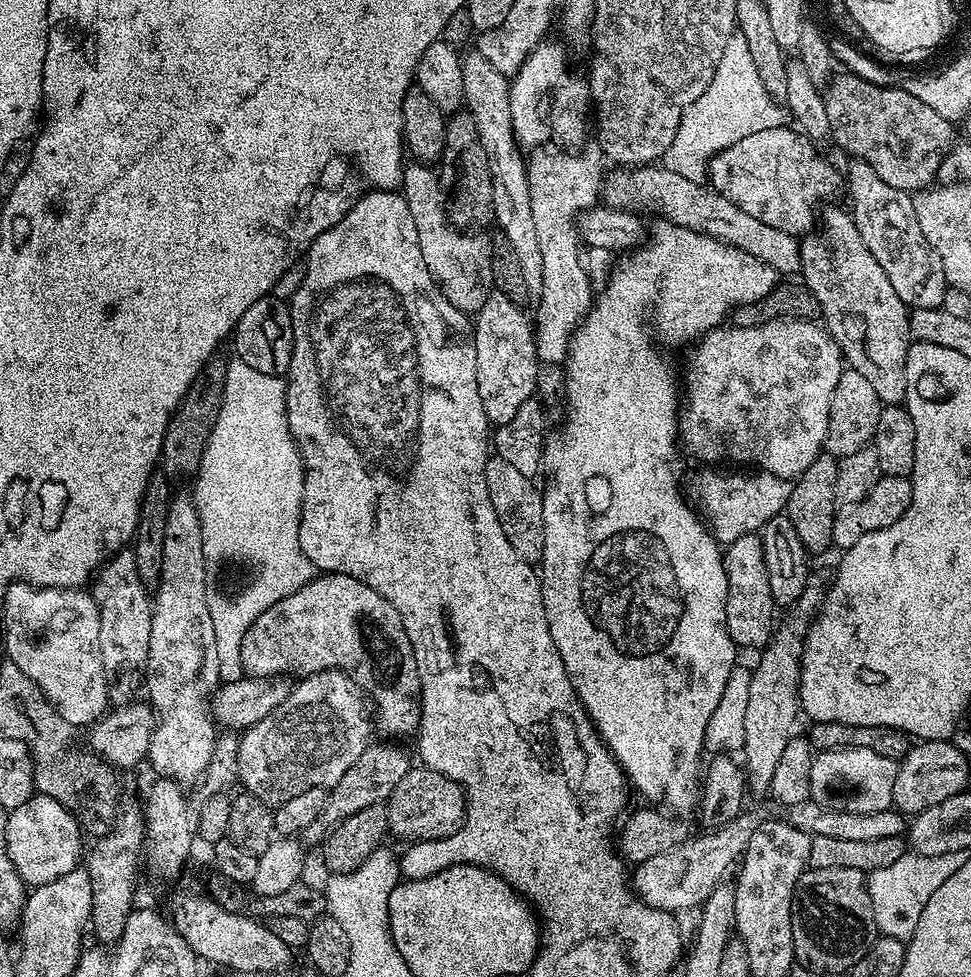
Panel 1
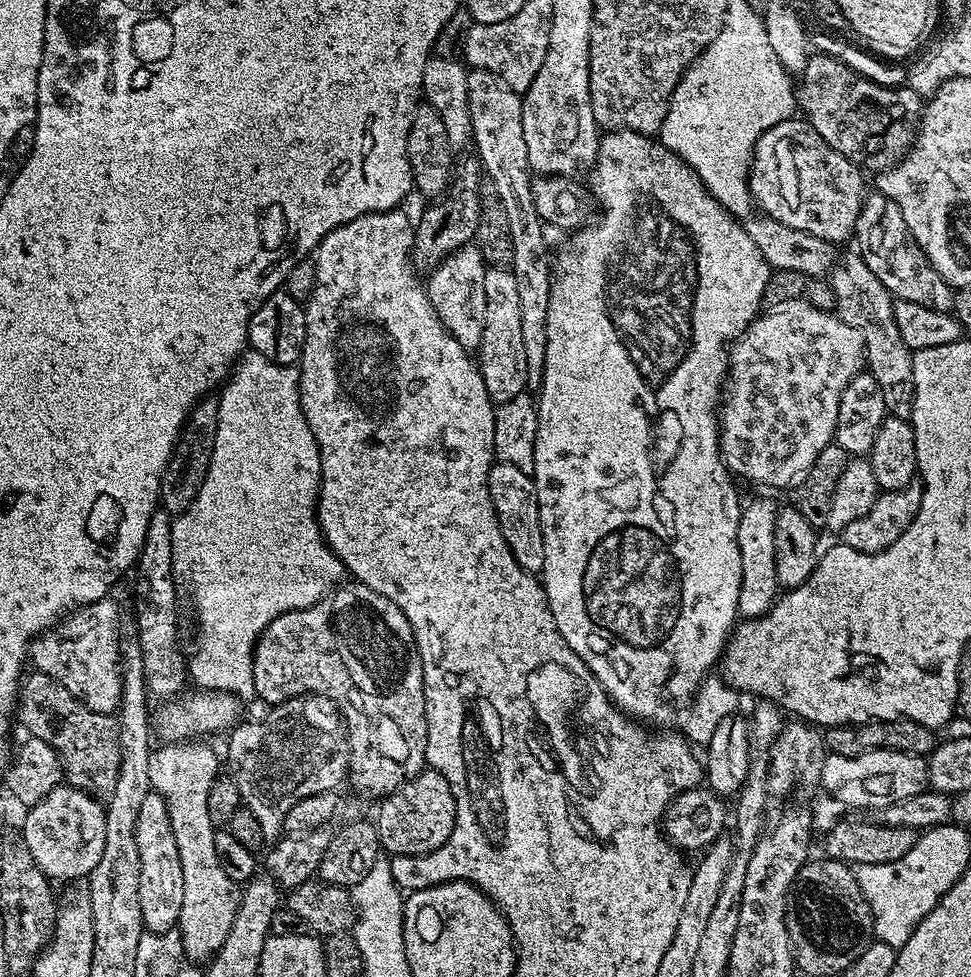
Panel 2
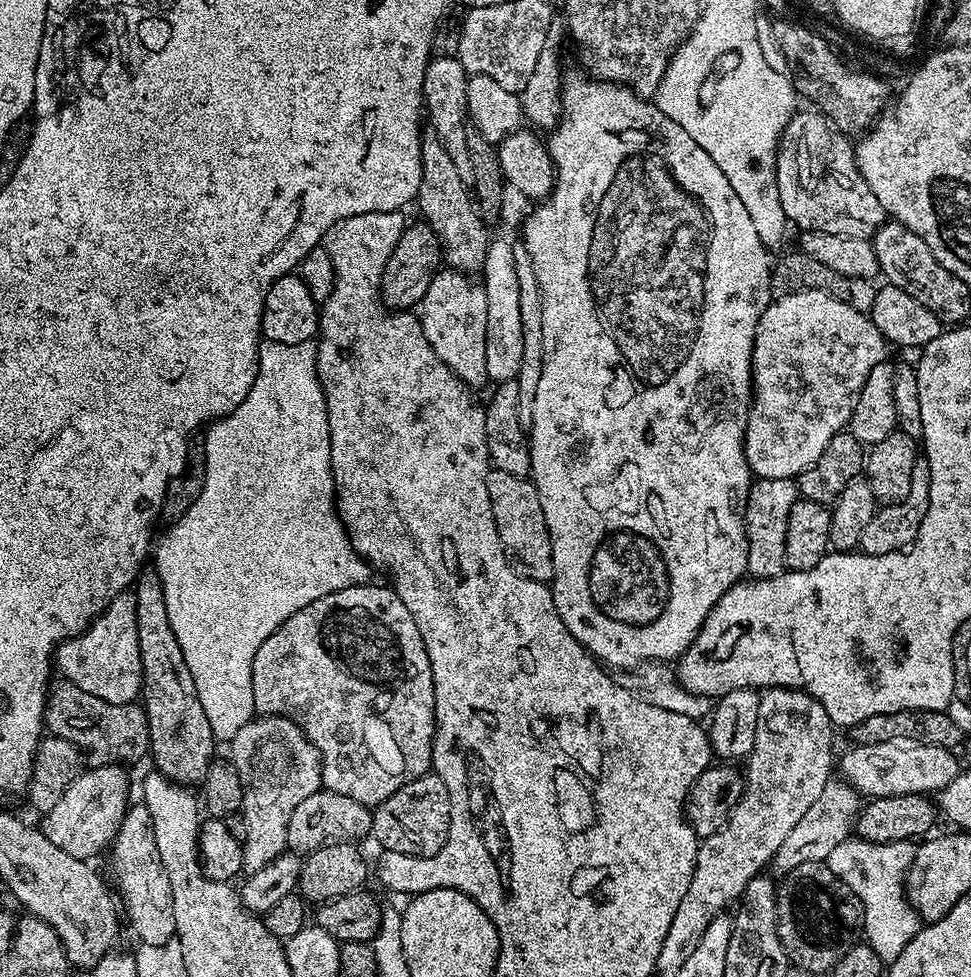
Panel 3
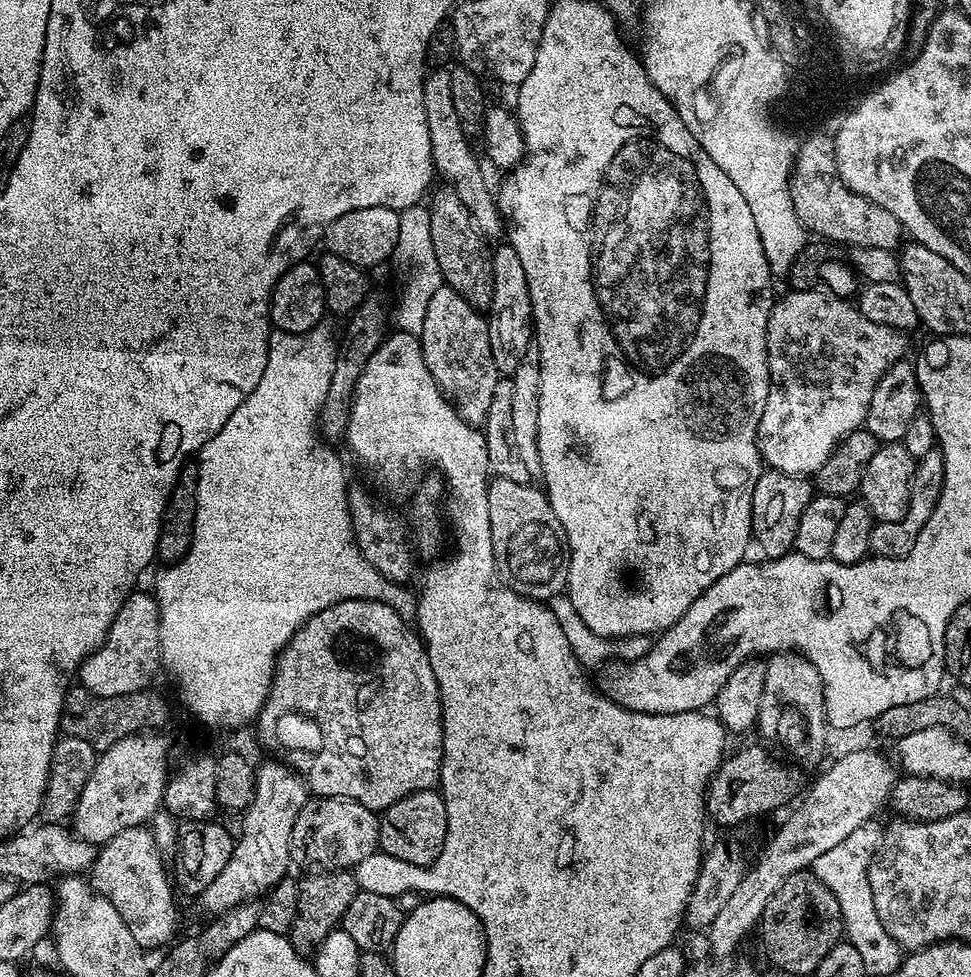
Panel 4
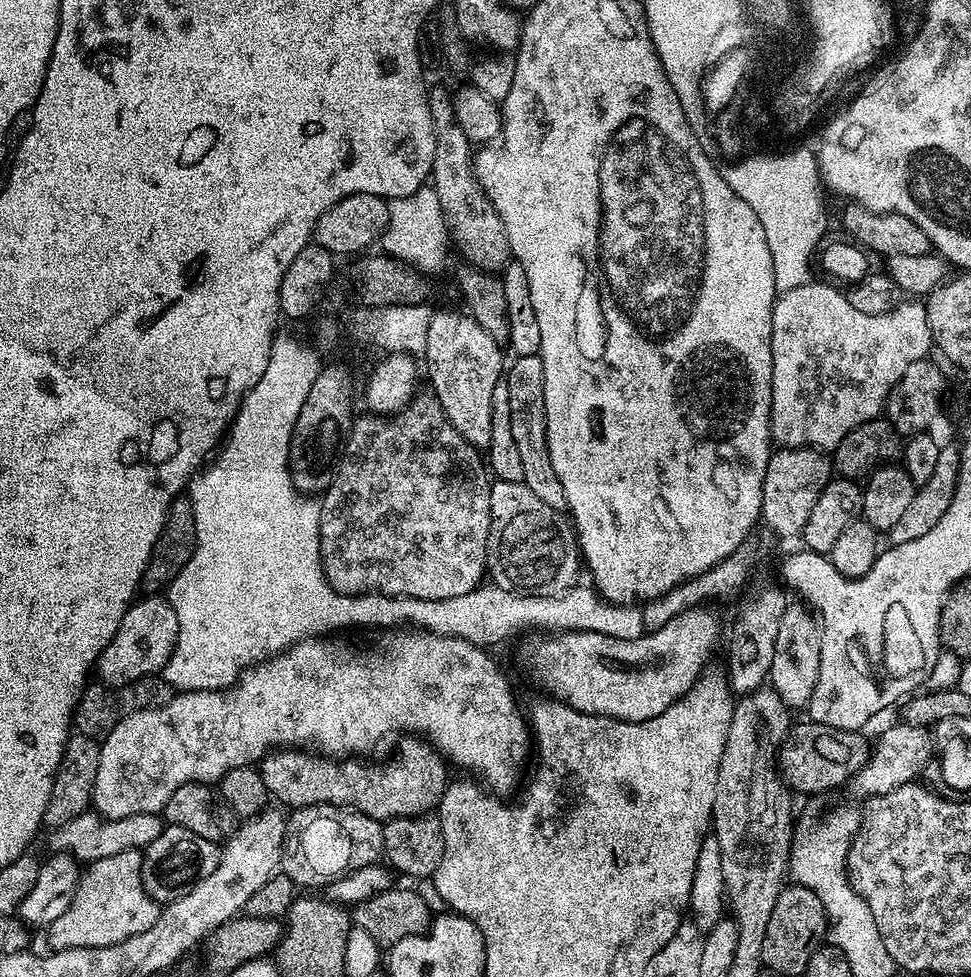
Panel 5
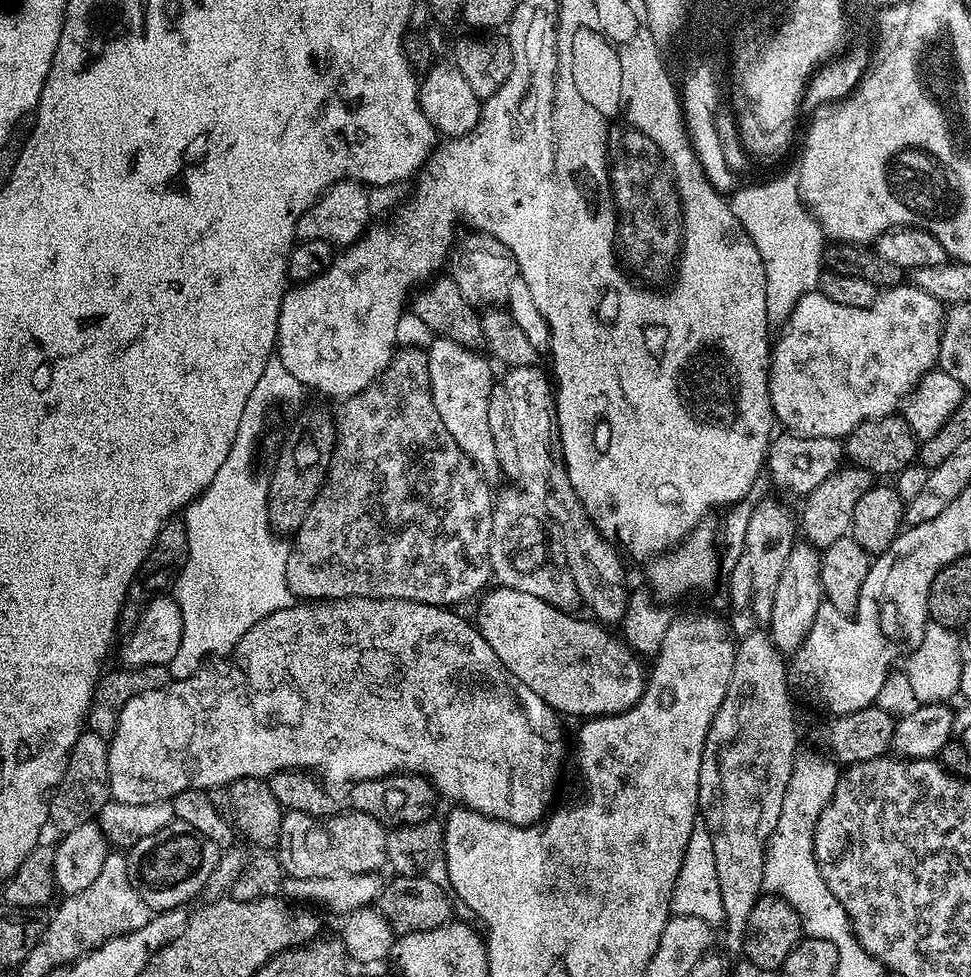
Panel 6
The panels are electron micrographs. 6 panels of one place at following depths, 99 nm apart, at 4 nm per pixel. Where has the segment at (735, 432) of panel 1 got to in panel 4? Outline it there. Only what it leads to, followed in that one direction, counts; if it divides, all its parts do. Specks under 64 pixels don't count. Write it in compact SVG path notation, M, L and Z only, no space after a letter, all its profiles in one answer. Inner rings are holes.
M813 290L810 292L789 291L788 296L784 296L775 301L772 306L772 313L768 319L768 333L766 334L766 350L768 351L768 369L770 370L770 394L766 394L766 410L762 410L762 422L758 422L758 446L760 447L761 461L771 471L785 472L795 476L811 477L830 458L830 454L839 446L844 437L851 432L858 432L864 428L866 410L870 410L870 398L874 395L874 386L878 386L878 378L894 366L894 362L905 359L908 344L905 333L890 326L878 326L878 322L870 322L861 314L859 307L855 303L847 304L844 300L839 300L836 296L831 296L825 290Z

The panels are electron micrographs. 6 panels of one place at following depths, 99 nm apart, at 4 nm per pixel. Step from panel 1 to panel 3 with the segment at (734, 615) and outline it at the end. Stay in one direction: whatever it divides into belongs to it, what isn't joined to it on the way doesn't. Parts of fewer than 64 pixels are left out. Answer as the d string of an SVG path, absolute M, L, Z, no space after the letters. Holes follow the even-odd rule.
M770 478L757 479L748 492L748 501L744 511L744 529L748 539L749 577L757 580L769 580L785 572L786 558L786 522L790 519L790 506L798 498L798 484L795 479Z

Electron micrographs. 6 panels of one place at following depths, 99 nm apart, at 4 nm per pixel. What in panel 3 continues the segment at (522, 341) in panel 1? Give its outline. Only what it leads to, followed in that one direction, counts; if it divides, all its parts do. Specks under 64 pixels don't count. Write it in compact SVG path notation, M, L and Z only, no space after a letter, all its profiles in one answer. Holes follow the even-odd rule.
M489 239L482 269L486 294L486 374L493 385L515 380L522 366L522 314L518 303L518 273L514 267L512 245L511 239Z

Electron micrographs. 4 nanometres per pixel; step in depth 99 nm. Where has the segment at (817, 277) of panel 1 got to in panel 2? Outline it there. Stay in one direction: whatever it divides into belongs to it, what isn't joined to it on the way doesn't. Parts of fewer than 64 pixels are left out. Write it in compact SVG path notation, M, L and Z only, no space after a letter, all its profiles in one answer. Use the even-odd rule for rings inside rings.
M859 254L841 255L832 265L828 281L834 290L837 316L863 335L865 363L881 387L889 415L903 420L911 419L914 398L913 351L903 342L898 324L894 321L893 295L870 270L870 266L866 266L864 257Z

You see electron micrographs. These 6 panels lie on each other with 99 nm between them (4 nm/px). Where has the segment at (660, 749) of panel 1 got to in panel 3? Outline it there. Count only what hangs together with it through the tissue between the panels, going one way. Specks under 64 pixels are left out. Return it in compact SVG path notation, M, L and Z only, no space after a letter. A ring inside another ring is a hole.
M587 75L568 76L564 81L562 89L562 111L560 121L556 127L551 129L546 143L552 164L556 167L556 185L548 199L537 203L536 208L528 216L524 224L524 237L522 243L524 249L530 254L530 262L534 262L534 274L538 274L538 290L542 290L542 378L538 378L538 390L534 393L534 410L532 411L532 427L530 429L530 447L532 449L532 471L530 479L532 485L538 490L538 502L542 502L542 514L546 518L546 526L552 543L552 557L554 558L554 570L550 587L554 606L558 606L558 614L570 634L579 642L591 656L595 656L601 665L612 670L636 670L649 662L675 661L684 655L689 646L694 642L698 630L706 622L710 610L730 590L745 579L748 571L748 539L744 529L744 511L748 501L748 492L751 490L754 477L748 469L748 463L744 458L744 435L746 434L746 422L752 405L752 351L754 350L754 338L758 330L761 311L772 303L774 297L770 290L770 274L772 273L773 261L768 260L769 249L765 248L762 238L754 230L754 222L750 222L750 214L746 214L746 208L734 194L734 188L730 182L726 182L726 174L714 166L714 160L710 158L698 142L694 142L686 130L666 114L651 99L636 96L623 84L610 84L606 80L589 79Z

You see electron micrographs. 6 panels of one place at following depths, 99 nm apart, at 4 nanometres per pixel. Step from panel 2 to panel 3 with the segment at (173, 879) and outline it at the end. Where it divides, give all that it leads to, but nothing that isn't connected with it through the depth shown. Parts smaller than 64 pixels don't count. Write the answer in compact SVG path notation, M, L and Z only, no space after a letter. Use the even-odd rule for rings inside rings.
M136 802L122 818L116 838L110 845L112 852L112 876L116 879L115 891L124 899L122 908L128 911L128 920L136 931L139 943L160 947L173 939L174 906L170 894L170 882L162 862L158 858L158 846L154 846L154 822L150 822L150 810L143 802Z

